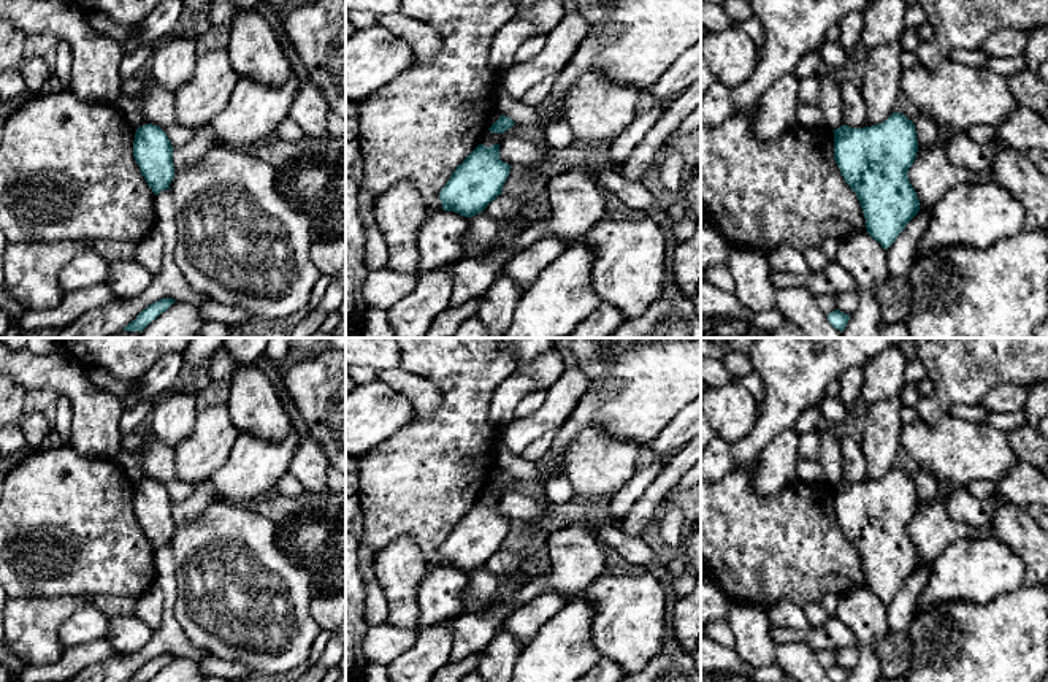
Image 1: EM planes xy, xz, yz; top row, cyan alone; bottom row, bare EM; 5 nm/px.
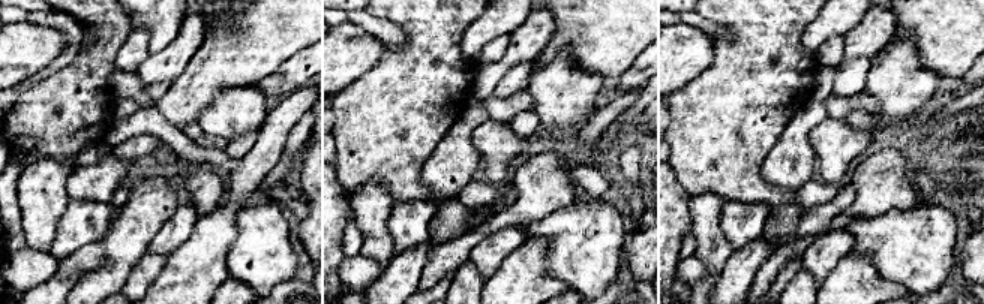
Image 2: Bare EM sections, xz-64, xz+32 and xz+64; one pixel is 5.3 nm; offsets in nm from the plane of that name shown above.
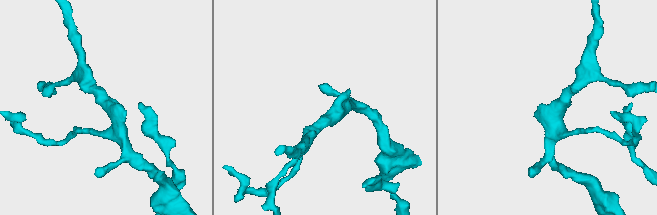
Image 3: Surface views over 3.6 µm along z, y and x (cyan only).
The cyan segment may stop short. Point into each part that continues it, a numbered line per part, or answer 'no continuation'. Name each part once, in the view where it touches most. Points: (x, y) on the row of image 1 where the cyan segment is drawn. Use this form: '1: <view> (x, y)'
no continuation

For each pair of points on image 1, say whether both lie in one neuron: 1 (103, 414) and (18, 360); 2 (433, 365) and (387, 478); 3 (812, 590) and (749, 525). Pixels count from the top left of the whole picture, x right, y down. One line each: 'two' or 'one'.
1: one
2: one
3: one

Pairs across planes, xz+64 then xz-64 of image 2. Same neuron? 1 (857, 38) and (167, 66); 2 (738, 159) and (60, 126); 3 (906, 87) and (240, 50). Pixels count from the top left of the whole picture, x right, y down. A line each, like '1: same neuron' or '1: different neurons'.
1: same neuron
2: same neuron
3: different neurons

